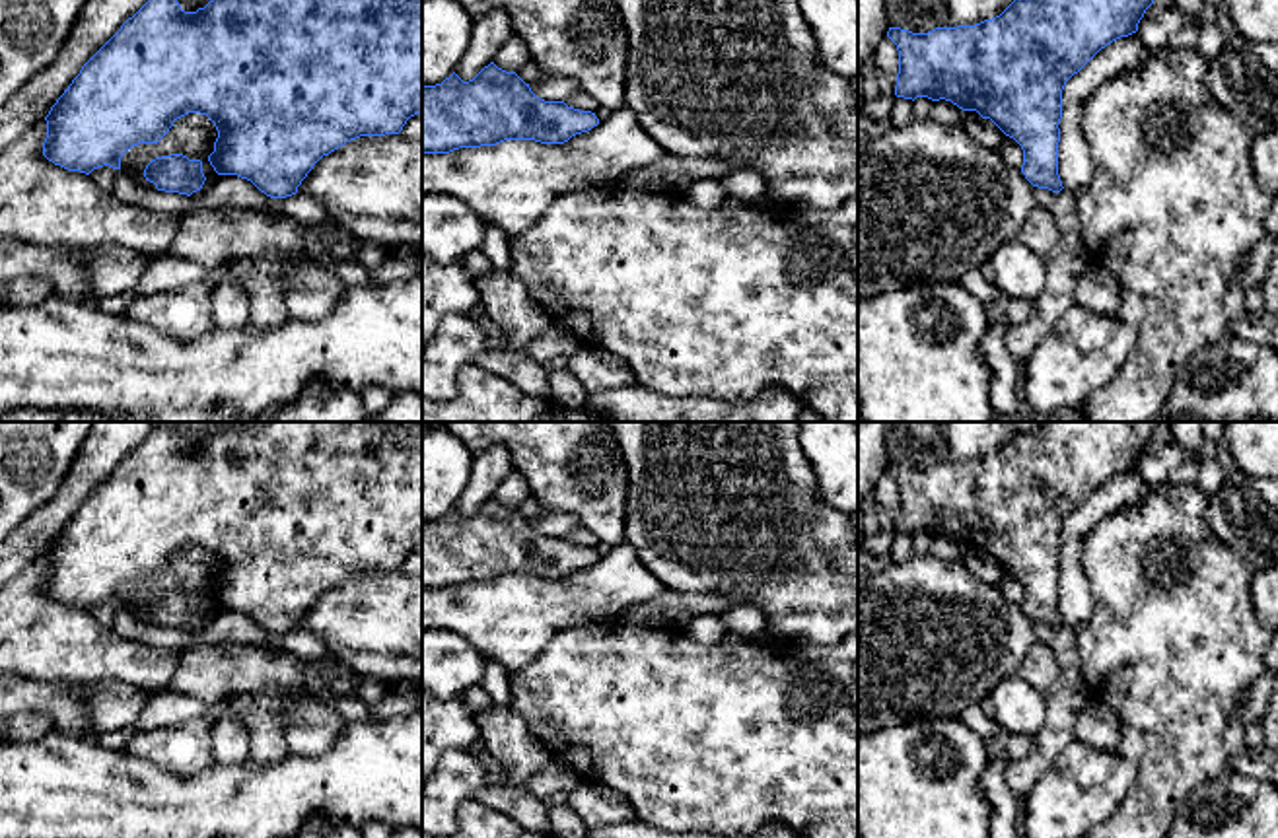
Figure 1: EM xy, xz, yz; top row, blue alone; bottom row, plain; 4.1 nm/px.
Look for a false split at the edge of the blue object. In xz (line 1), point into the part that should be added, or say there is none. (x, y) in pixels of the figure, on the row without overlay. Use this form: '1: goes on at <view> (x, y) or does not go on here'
1: does not go on here

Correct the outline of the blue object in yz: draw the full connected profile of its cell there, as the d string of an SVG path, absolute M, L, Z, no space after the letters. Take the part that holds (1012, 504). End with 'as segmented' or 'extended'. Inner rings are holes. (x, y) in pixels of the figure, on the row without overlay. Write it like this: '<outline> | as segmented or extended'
M1043 422L1033 434L1015 434L1000 451L975 461L928 469L889 463L887 472L899 486L895 531L945 535L990 554L1021 581L1025 614L1060 628L1062 525L1101 484L1138 467L1154 432L1155 422Z | as segmented

